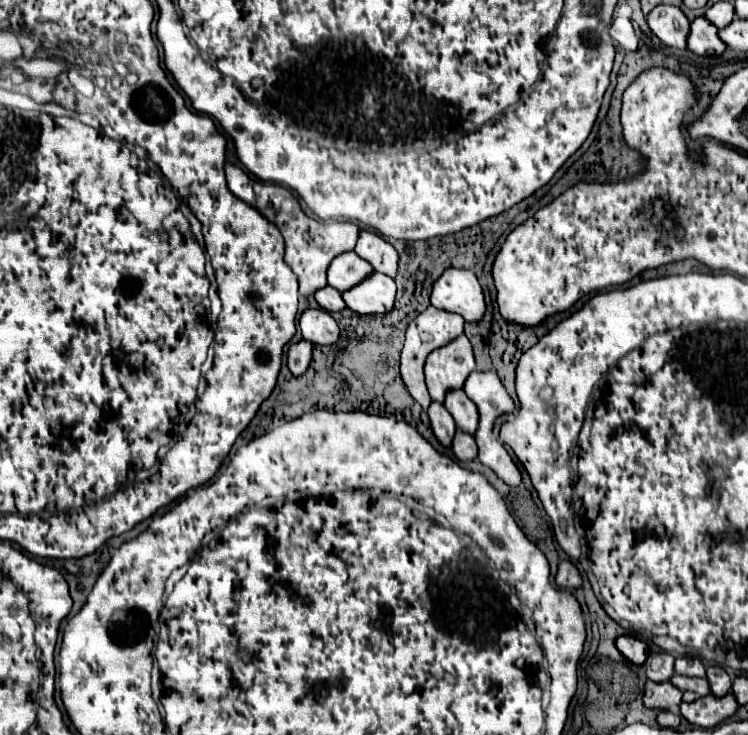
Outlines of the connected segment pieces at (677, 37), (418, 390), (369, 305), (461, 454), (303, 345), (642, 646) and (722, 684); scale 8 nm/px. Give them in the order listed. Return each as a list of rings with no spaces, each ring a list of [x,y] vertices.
[[[661,4],[647,16],[651,32],[661,38],[667,46],[685,50],[687,48],[687,36],[691,30],[689,18],[683,14],[677,6]]]
[[[427,306],[409,326],[407,326],[407,334],[405,334],[405,346],[401,350],[401,376],[405,386],[409,388],[409,394],[423,406],[423,410],[427,410],[431,398],[425,386],[425,378],[423,378],[423,364],[427,354],[433,348],[439,348],[443,344],[447,344],[451,338],[463,334],[463,324],[465,320],[459,314],[447,312],[447,310],[437,310],[435,306]]]
[[[373,272],[363,282],[347,290],[343,300],[357,314],[385,314],[395,302],[395,282],[385,274]]]
[[[457,430],[455,432],[455,438],[453,438],[453,444],[451,444],[451,450],[453,454],[463,460],[463,462],[471,462],[477,458],[477,444],[475,444],[475,438],[463,430]]]
[[[299,340],[289,346],[287,366],[295,376],[301,376],[307,370],[307,366],[311,362],[311,350],[313,350],[313,344],[307,340]]]
[[[629,634],[619,636],[615,644],[617,644],[617,650],[619,650],[629,662],[633,662],[633,664],[643,664],[645,658],[647,658],[647,654],[649,654],[647,644],[645,644],[643,640],[635,638],[635,636],[629,636]]]
[[[709,666],[707,668],[707,680],[709,680],[711,692],[715,696],[725,696],[731,690],[731,678],[721,666]]]

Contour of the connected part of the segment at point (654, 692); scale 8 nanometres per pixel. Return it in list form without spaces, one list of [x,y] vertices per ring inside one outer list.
[[[647,680],[643,702],[647,708],[655,710],[669,710],[681,704],[681,690],[675,688],[671,682],[653,682]]]

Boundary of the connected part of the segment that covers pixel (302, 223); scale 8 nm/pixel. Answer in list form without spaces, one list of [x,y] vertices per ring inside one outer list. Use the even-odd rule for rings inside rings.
[[[227,164],[227,186],[229,190],[243,202],[257,208],[267,220],[275,222],[285,238],[285,262],[291,266],[291,270],[299,276],[299,292],[301,294],[313,294],[315,290],[323,288],[327,284],[327,268],[331,260],[347,250],[355,248],[359,226],[353,222],[319,222],[309,218],[303,210],[299,200],[293,196],[293,192],[279,184],[259,182],[253,180],[255,176],[247,174],[245,170]]]

